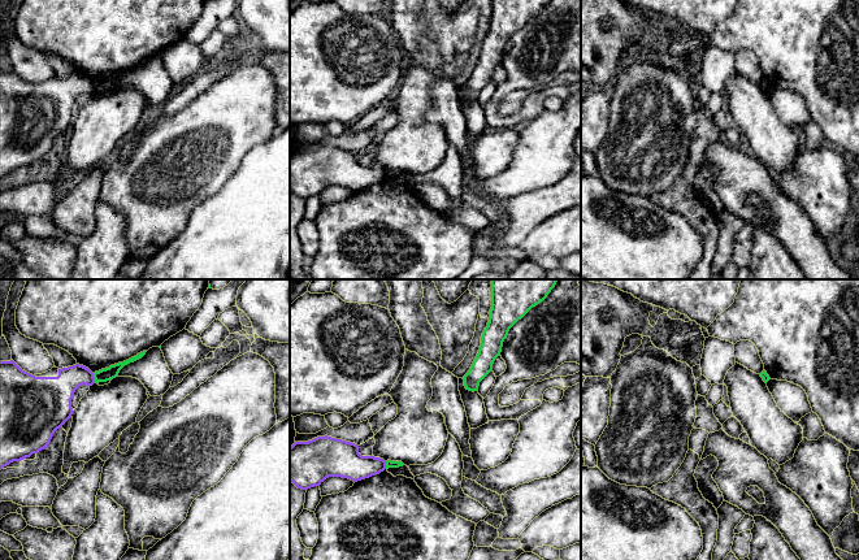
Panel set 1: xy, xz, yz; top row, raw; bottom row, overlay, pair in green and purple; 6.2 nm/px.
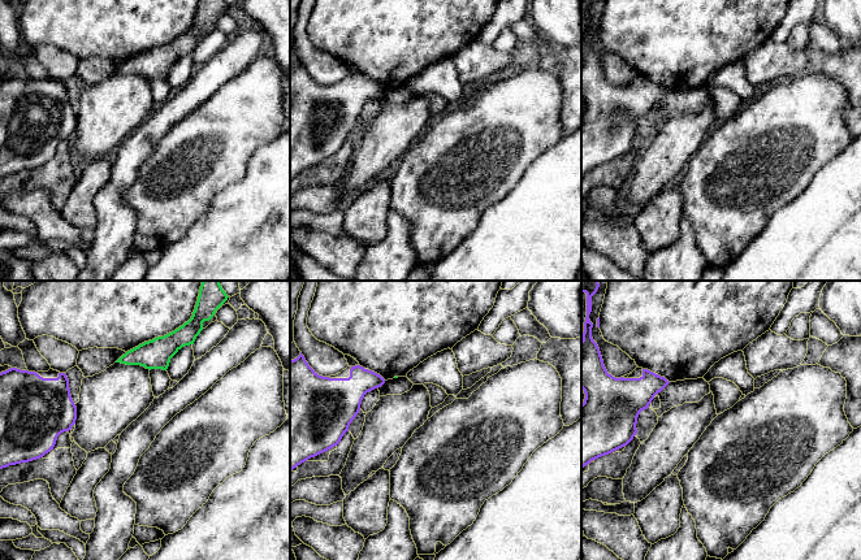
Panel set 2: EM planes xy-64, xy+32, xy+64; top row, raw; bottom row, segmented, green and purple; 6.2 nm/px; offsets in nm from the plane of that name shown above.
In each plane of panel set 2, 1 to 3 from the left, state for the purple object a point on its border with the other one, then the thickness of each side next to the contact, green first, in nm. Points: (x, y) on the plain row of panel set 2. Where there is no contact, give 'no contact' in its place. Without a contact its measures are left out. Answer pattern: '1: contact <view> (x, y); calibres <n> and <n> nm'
1: no contact
2: no contact
3: no contact

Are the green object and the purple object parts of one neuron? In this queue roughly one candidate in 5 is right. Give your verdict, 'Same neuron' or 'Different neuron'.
Different neuron

